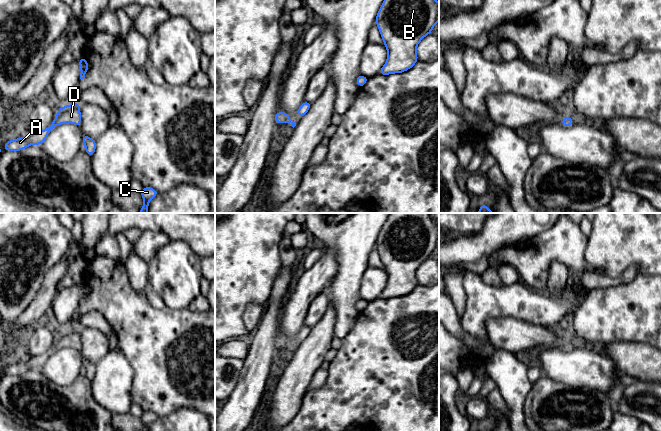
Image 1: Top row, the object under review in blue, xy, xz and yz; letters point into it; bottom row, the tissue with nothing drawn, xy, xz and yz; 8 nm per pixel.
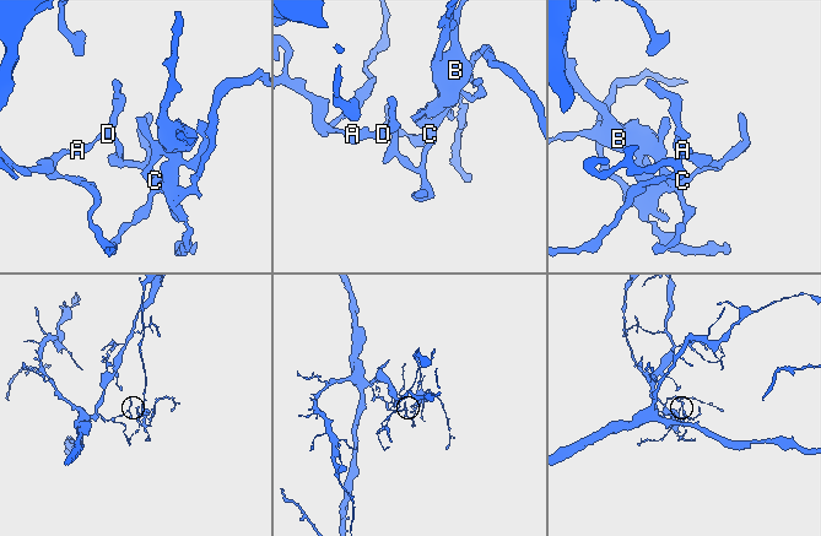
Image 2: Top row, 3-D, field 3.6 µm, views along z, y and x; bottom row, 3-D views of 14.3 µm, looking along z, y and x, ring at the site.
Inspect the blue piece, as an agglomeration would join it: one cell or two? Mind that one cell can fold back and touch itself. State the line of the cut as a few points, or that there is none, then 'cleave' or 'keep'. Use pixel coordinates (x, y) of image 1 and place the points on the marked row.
xy (54, 120), (56, 124) | cleave

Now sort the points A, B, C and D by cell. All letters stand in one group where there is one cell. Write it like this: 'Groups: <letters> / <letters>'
Groups: A / B C D

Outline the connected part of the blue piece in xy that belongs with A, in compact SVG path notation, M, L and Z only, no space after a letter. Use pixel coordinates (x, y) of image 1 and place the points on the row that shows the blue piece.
M55 120L45 130L38 132L31 132L28 137L21 137L15 140L9 140L4 144L4 150L20 151L30 145L41 145L47 138L50 131L56 127Z

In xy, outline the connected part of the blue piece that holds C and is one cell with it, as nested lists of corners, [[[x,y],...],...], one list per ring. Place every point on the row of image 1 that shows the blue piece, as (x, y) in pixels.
[[[144,187],[142,191],[140,192],[140,195],[144,199],[144,204],[139,211],[139,213],[147,213],[148,207],[149,207],[149,201],[153,198],[155,198],[158,195],[157,190],[151,188],[151,187]]]

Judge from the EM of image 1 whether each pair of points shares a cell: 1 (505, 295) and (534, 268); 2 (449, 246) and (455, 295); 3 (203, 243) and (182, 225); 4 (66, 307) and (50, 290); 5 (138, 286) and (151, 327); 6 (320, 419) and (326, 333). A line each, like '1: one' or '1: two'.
1: two
2: two
3: one
4: two
5: two
6: two

